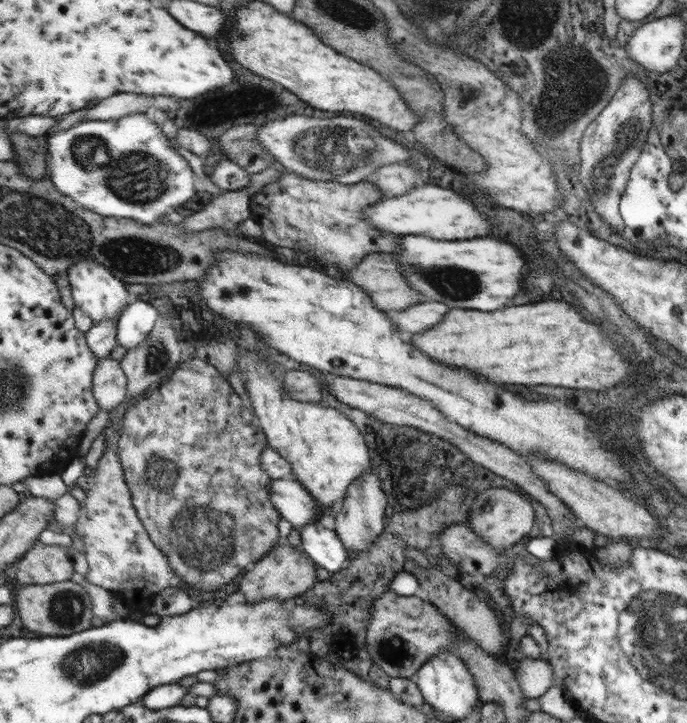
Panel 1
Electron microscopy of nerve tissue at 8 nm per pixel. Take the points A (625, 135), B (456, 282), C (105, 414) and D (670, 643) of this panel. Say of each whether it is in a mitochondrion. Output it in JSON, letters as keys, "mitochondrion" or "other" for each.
{"A":"mitochondrion","B":"mitochondrion","C":"other","D":"mitochondrion"}

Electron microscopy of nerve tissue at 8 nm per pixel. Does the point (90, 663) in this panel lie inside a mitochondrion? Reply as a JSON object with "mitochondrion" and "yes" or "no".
{"mitochondrion":"yes"}

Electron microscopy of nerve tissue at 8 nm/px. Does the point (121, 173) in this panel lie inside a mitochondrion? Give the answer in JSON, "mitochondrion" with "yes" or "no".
{"mitochondrion":"yes"}

